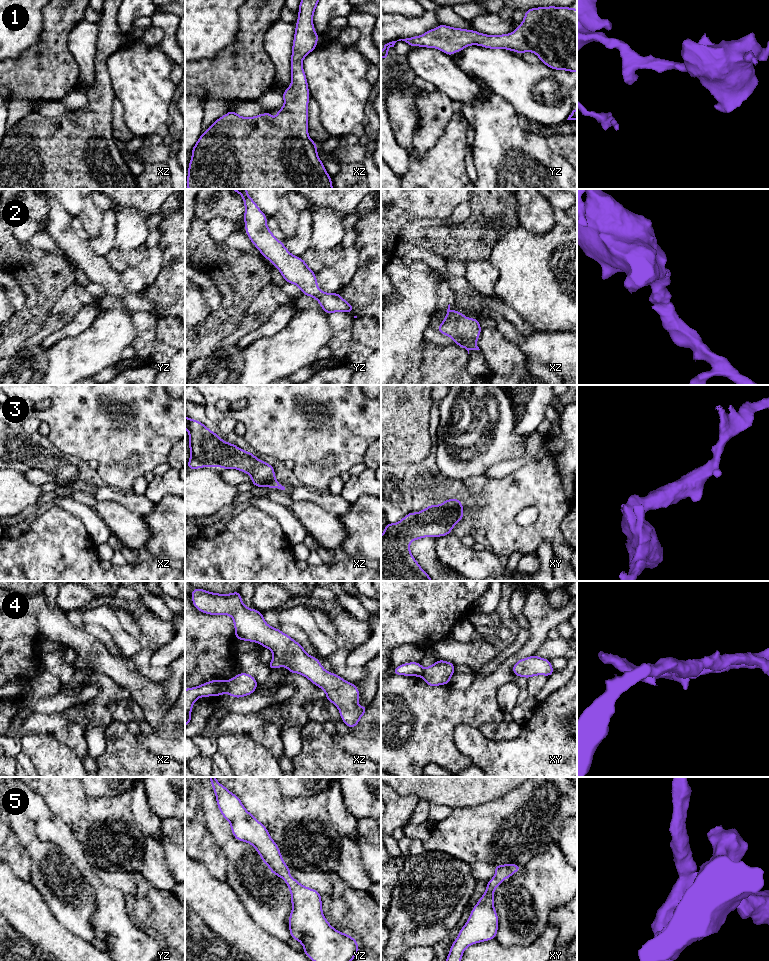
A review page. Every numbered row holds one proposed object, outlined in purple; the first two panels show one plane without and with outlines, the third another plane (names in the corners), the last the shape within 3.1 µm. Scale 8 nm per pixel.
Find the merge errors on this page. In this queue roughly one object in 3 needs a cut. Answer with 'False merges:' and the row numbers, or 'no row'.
False merges: 4

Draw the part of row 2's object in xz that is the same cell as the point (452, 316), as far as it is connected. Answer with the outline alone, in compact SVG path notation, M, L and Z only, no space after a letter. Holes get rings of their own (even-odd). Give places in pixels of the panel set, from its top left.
M448 305L446 317L438 326L437 330L448 337L451 337L454 343L462 348L469 350L480 350L477 346L477 339L481 333L481 326L478 319L467 318L457 310L451 310Z

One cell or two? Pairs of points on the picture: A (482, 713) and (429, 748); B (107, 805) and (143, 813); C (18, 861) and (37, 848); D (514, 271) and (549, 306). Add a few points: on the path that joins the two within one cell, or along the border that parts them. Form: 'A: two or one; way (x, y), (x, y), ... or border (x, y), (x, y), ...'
A: one; way (468, 713), (460, 713), (439, 734)
B: two; border (129, 791), (130, 811), (134, 822), (141, 831)
C: two; border (15, 834), (31, 860), (32, 877)
D: one; way (523, 280), (540, 297)

